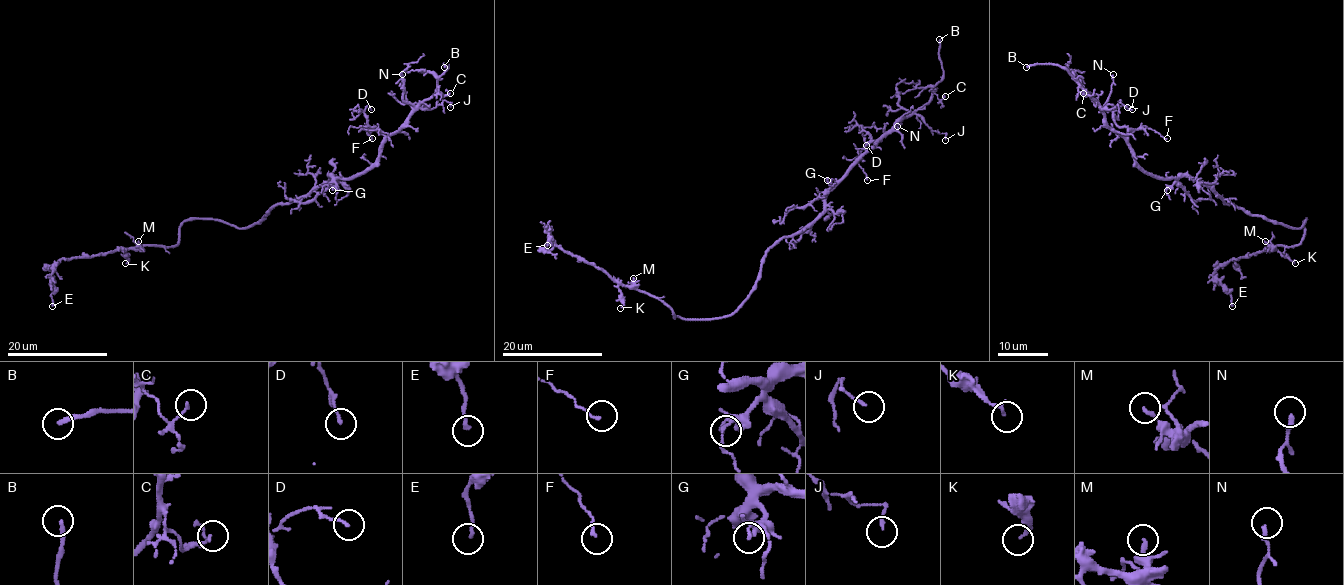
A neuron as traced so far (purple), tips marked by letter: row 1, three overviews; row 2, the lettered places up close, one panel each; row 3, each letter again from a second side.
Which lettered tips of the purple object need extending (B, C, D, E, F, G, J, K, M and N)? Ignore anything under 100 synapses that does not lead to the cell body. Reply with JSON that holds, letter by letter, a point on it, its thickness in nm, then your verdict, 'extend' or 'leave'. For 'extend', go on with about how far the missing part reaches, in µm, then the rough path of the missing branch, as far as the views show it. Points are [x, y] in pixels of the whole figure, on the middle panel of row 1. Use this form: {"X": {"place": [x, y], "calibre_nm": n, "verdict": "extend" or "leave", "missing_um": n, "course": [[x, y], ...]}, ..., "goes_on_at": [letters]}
{"B": {"place": [939, 39], "calibre_nm": 240, "verdict": "extend", "missing_um": 30, "course": [[939, 39], [937, 21], [919, 14], [900, 19], [896, 14], [896, 3]]}, "C": {"place": [945, 96], "calibre_nm": 130, "verdict": "leave"}, "D": {"place": [866, 145], "calibre_nm": 120, "verdict": "leave"}, "E": {"place": [547, 245], "calibre_nm": 170, "verdict": "leave"}, "F": {"place": [867, 180], "calibre_nm": 130, "verdict": "leave"}, "G": {"place": [827, 180], "calibre_nm": 90, "verdict": "leave"}, "J": {"place": [945, 140], "calibre_nm": 140, "verdict": "leave"}, "K": {"place": [620, 308], "calibre_nm": 160, "verdict": "leave"}, "M": {"place": [633, 278], "calibre_nm": 190, "verdict": "leave"}, "N": {"place": [897, 126], "calibre_nm": 220, "verdict": "leave"}, "goes_on_at": ["B"]}

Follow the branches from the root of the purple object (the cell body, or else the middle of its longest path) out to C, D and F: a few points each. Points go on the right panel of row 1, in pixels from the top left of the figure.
C: (1247, 213), (1197, 180), (1147, 173), (1129, 143), (1107, 124), (1103, 109), (1079, 87), (1083, 93)
D: (1247, 213), (1197, 180), (1147, 173), (1132, 156), (1127, 128), (1114, 121), (1118, 107), (1132, 109)
F: (1247, 213), (1197, 180), (1147, 173), (1132, 156), (1127, 133), (1146, 126), (1167, 138)

